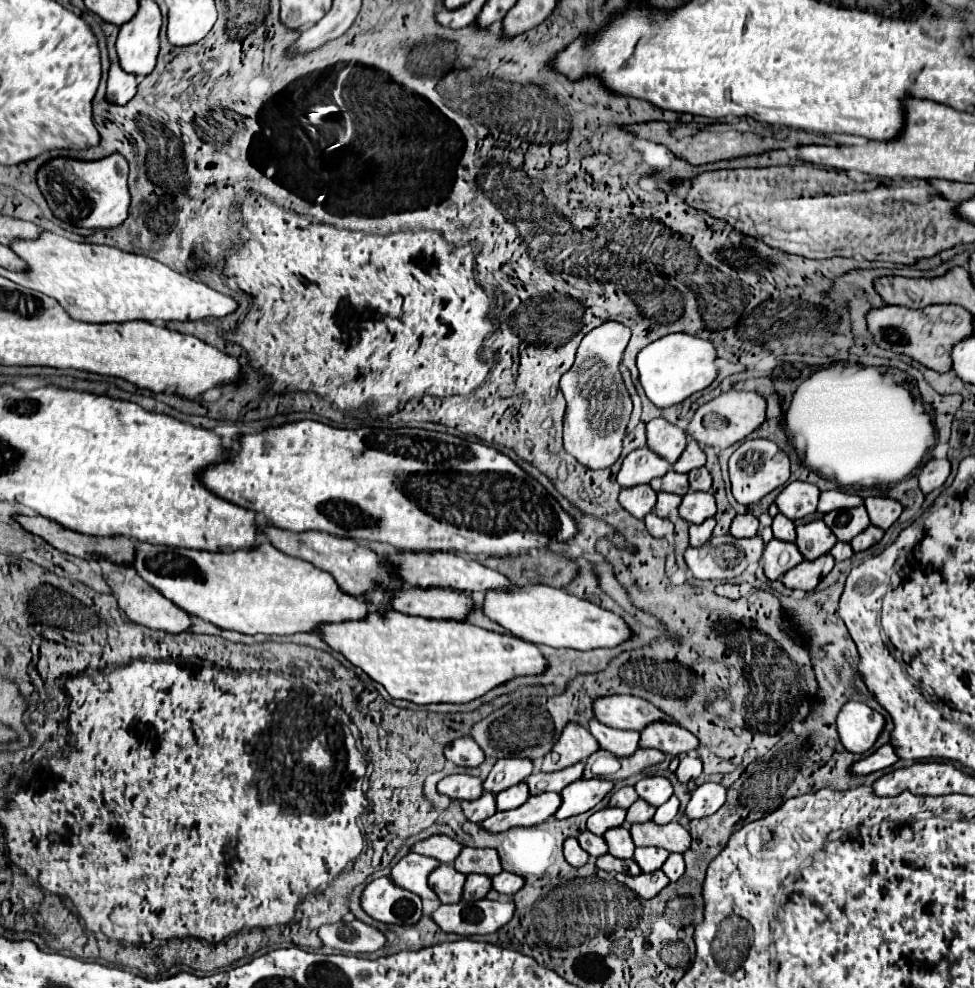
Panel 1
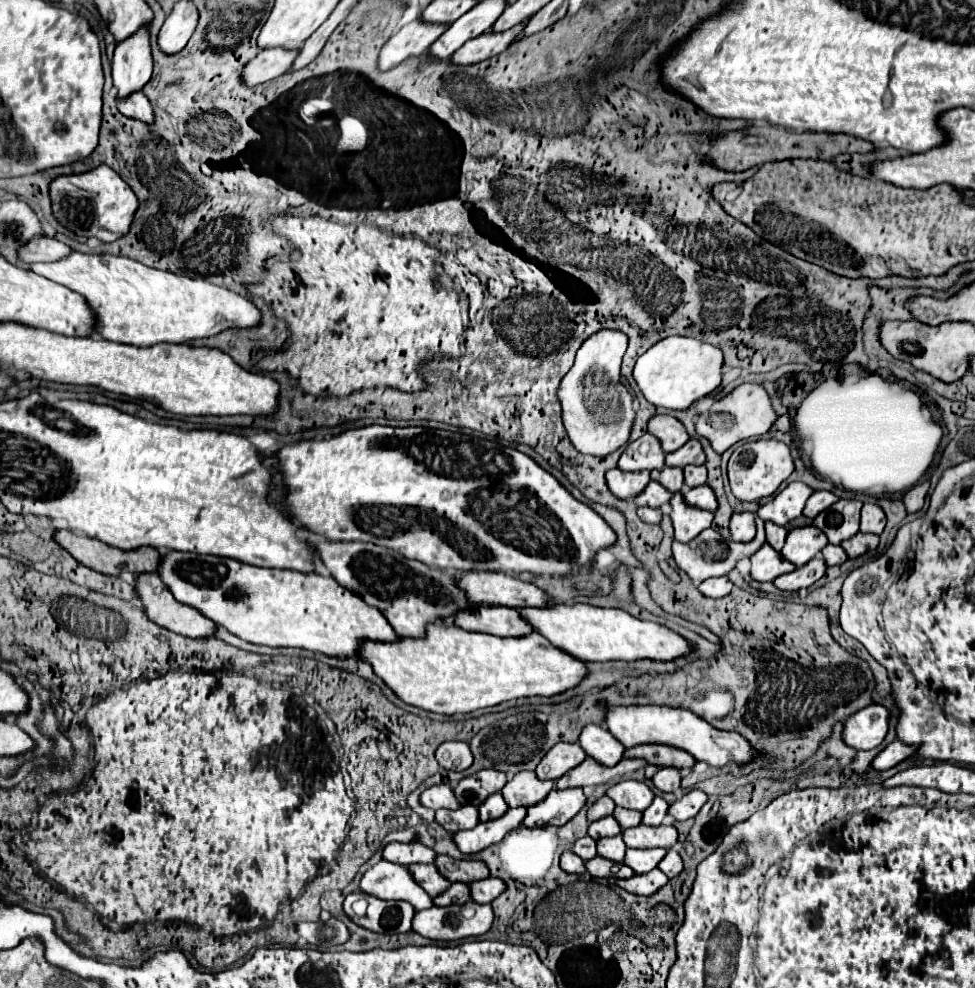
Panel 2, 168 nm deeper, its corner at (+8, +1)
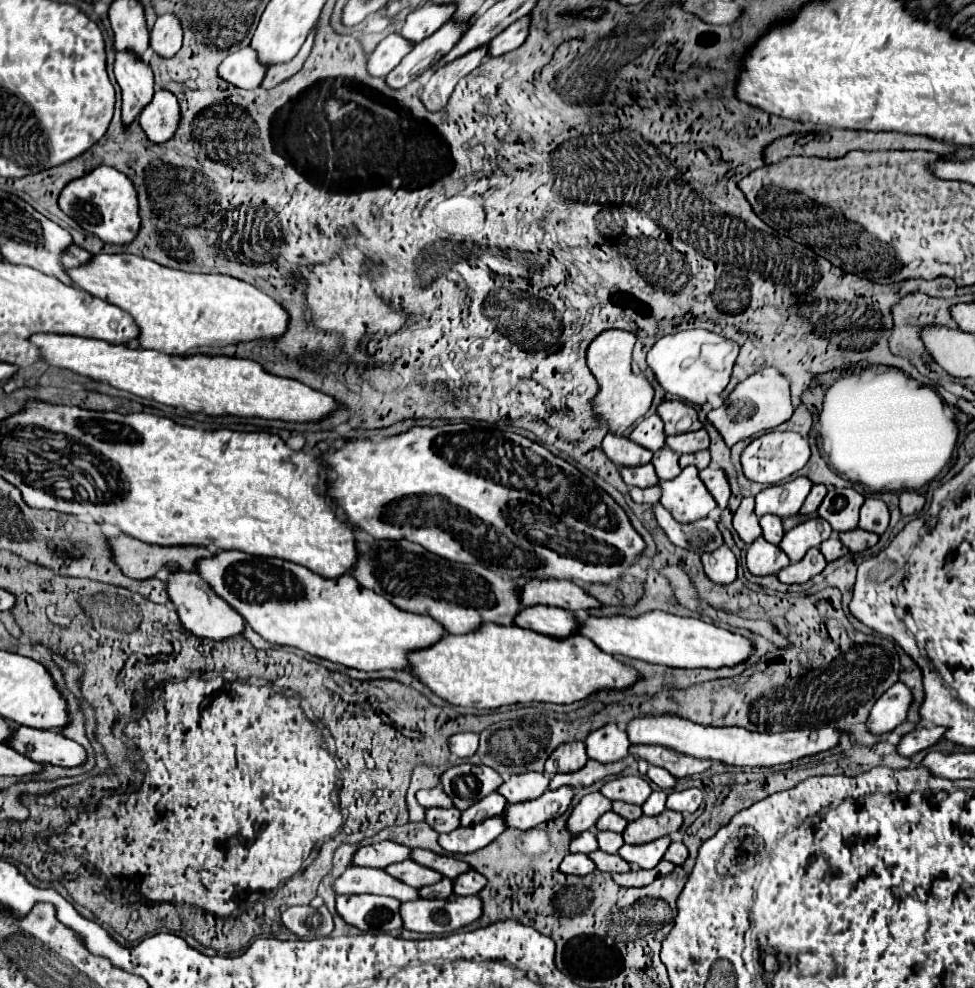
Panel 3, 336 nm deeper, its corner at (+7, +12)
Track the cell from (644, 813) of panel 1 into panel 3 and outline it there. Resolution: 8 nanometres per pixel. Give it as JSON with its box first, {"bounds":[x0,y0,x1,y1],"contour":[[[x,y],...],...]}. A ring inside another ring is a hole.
{"bounds":[613,801,643,821],"contour":[[[613,801],[613,811],[615,811],[617,815],[621,815],[623,819],[627,819],[627,821],[635,821],[635,819],[639,819],[639,817],[643,815],[641,807],[629,805],[629,803],[625,803],[625,801]]]}

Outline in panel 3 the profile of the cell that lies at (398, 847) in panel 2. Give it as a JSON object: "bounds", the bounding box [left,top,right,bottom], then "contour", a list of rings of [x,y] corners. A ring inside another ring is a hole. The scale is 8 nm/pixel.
{"bounds":[351,841,411,869],"contour":[[[383,841],[383,843],[369,845],[369,847],[359,847],[351,859],[351,865],[385,869],[387,865],[409,859],[409,853],[411,849],[405,849],[403,845],[397,845],[393,841]]]}

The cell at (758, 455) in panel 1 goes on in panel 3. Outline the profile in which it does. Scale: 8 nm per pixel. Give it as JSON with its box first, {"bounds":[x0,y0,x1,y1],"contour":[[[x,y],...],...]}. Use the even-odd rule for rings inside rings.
{"bounds":[741,431,811,485],"contour":[[[771,431],[771,433],[765,433],[751,441],[751,445],[741,455],[741,463],[743,463],[743,471],[745,471],[747,479],[765,483],[765,485],[773,485],[773,483],[779,483],[779,481],[791,477],[799,469],[803,469],[807,465],[809,457],[811,457],[809,443],[799,433]]]}

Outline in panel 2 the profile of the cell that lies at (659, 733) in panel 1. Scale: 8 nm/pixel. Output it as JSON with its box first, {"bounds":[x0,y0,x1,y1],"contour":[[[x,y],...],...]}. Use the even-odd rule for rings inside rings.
{"bounds":[624,744,694,768],"contour":[[[640,744],[636,748],[628,748],[624,758],[644,758],[648,764],[656,766],[676,766],[690,768],[694,764],[694,756],[676,746],[666,744]]]}

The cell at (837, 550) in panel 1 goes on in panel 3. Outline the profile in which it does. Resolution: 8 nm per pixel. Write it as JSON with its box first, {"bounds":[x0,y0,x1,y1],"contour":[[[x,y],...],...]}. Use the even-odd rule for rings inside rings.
{"bounds":[819,537,849,561],"contour":[[[831,537],[829,541],[821,543],[819,549],[821,549],[821,553],[825,555],[827,561],[835,561],[835,559],[839,559],[839,557],[843,557],[843,555],[849,553],[849,549],[837,537]]]}

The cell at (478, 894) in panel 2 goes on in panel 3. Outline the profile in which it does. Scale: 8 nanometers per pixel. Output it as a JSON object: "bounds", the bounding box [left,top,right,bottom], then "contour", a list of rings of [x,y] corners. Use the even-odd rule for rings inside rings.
{"bounds":[453,869,485,895],"contour":[[[473,869],[467,873],[461,873],[461,877],[457,877],[453,881],[453,893],[455,895],[477,895],[481,887],[485,887],[485,877],[481,877]]]}

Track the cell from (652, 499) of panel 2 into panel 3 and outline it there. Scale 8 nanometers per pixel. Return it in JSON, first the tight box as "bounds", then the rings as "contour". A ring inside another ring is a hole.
{"bounds":[621,465,659,487],"contour":[[[639,465],[639,467],[621,467],[621,477],[629,487],[649,487],[649,485],[657,485],[659,479],[653,473],[653,465]]]}

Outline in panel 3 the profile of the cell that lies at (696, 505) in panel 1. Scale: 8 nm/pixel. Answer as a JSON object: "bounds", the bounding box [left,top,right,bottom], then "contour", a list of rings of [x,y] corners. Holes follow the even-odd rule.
{"bounds":[699,467,731,509],"contour":[[[707,467],[707,469],[699,471],[699,477],[705,483],[705,487],[709,489],[709,493],[713,495],[713,499],[717,501],[719,509],[725,509],[729,503],[729,497],[731,497],[731,487],[729,487],[725,471]]]}

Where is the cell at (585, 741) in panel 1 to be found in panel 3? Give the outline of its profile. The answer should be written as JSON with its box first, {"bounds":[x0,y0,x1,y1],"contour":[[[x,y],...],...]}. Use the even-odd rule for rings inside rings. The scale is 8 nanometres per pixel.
{"bounds":[545,741,589,775],"contour":[[[573,741],[567,745],[559,745],[549,761],[545,763],[545,773],[547,775],[557,775],[557,773],[573,773],[585,767],[585,763],[589,761],[587,751],[585,751],[585,743],[581,741]]]}

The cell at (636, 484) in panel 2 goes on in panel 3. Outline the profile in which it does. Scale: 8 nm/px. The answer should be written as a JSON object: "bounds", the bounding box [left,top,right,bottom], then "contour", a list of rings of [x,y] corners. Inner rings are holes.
{"bounds":[603,433,651,465],"contour":[[[607,433],[603,439],[603,451],[615,465],[645,465],[651,461],[651,451],[637,445],[629,437]]]}

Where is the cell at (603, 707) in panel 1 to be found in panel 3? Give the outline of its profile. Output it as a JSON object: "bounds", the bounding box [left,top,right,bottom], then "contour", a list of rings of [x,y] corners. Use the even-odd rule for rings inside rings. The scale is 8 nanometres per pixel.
{"bounds":[627,717,845,767],"contour":[[[639,717],[627,727],[633,745],[663,745],[685,755],[699,759],[721,761],[725,765],[749,765],[749,767],[773,767],[797,761],[801,757],[817,755],[833,749],[841,743],[845,731],[823,727],[823,729],[797,729],[783,733],[753,733],[743,727],[703,727],[679,717]]]}

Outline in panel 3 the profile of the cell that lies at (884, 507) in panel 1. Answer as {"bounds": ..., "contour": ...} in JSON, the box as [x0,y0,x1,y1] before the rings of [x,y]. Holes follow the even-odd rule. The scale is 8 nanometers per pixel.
{"bounds":[859,499,889,535],"contour":[[[865,499],[861,507],[859,527],[877,535],[883,535],[889,525],[889,511],[881,499]]]}

